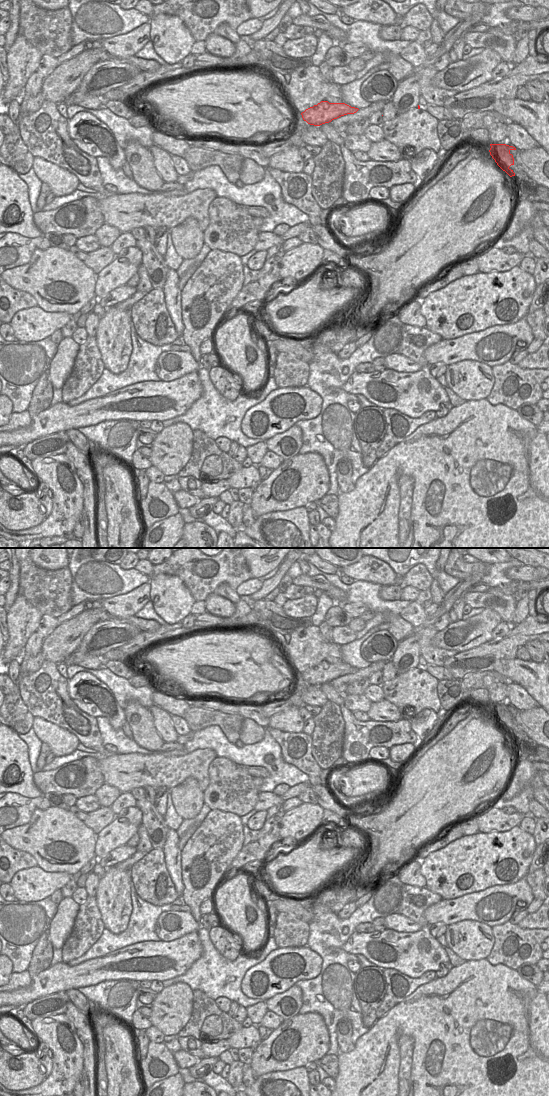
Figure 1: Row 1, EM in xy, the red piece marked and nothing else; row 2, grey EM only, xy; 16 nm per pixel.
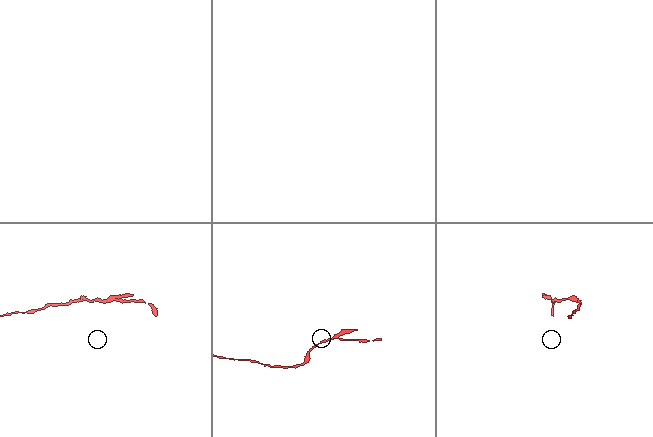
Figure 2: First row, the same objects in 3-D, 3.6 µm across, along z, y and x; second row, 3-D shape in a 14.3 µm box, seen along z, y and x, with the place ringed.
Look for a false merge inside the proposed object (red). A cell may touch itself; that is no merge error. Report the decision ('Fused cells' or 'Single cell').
Fused cells

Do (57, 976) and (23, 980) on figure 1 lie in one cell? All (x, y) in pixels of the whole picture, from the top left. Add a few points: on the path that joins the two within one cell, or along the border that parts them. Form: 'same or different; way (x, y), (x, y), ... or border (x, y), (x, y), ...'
different; border (31, 980), (27, 986), (10, 992)

